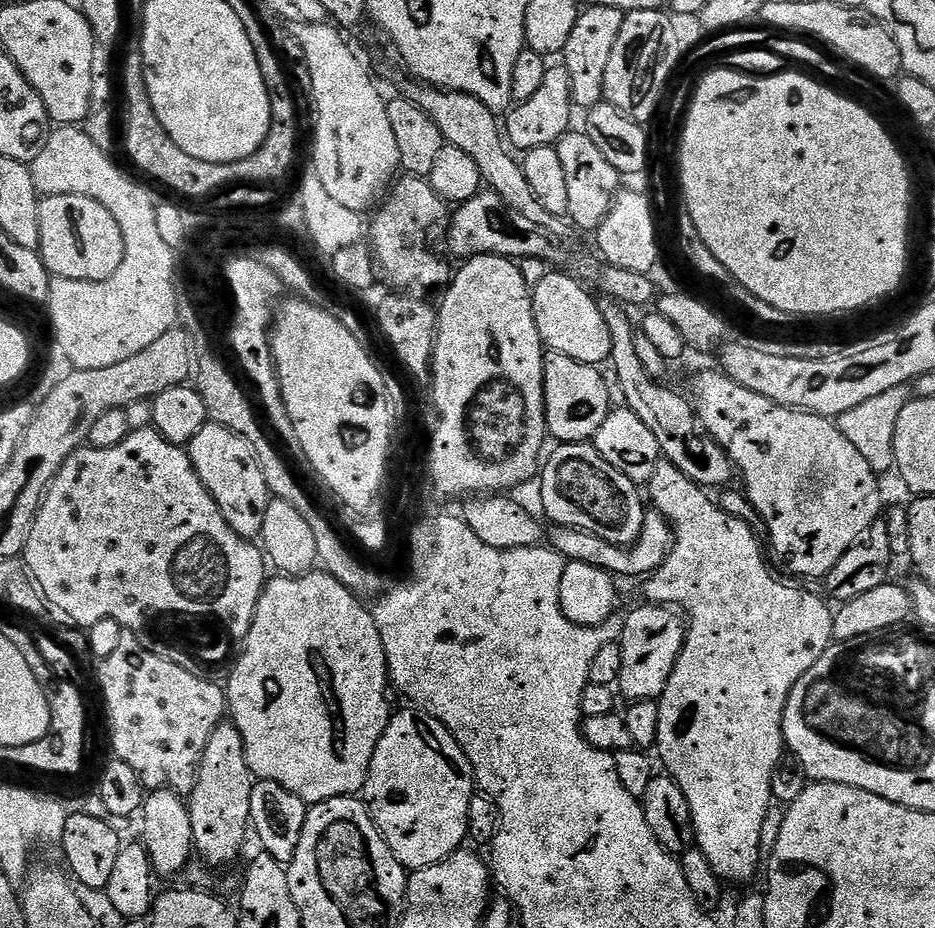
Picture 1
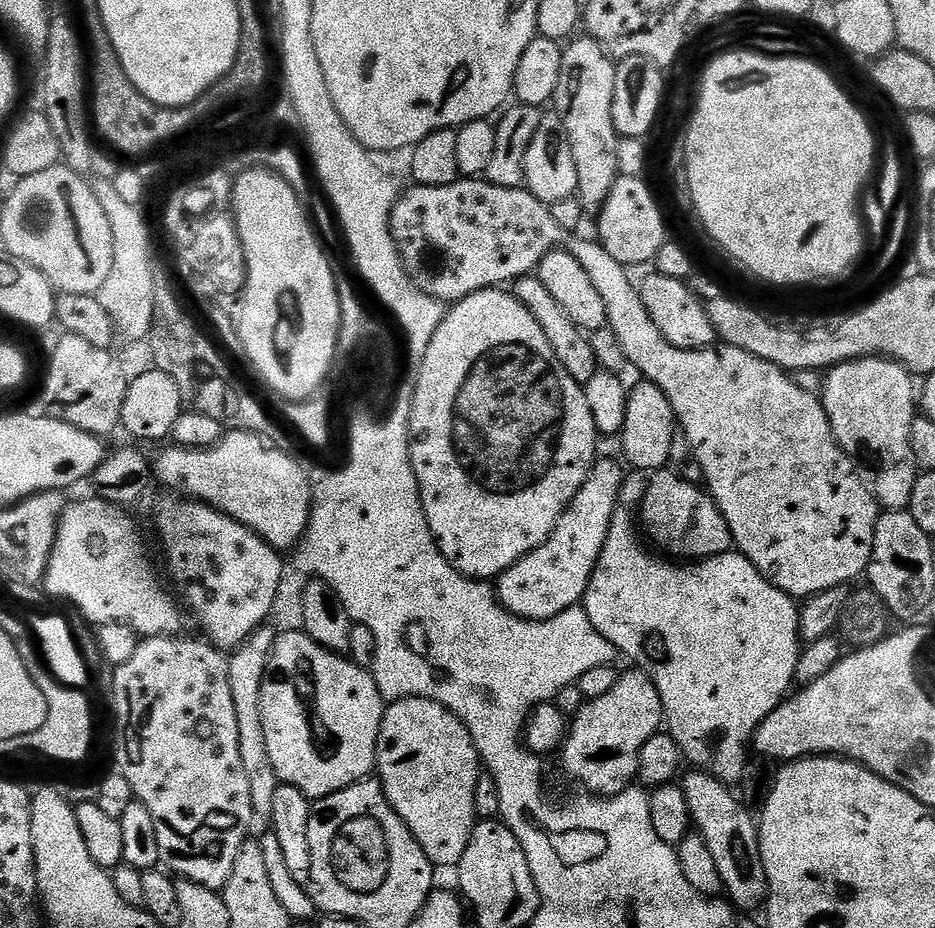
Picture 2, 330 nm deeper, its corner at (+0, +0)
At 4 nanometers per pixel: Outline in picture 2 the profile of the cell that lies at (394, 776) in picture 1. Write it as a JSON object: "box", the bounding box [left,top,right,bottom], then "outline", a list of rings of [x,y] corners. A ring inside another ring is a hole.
{"box":[375,696,482,865],"outline":[[[407,696],[404,700],[389,703],[385,707],[384,721],[378,734],[375,771],[390,806],[403,818],[433,865],[459,865],[462,854],[466,854],[470,834],[478,823],[474,790],[482,775],[480,755],[463,722],[438,702],[426,698]]]}

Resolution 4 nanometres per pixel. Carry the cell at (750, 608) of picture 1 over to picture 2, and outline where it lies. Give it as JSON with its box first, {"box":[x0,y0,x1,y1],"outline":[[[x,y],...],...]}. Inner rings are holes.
{"box":[582,470,802,782],"outline":[[[632,470],[625,475],[624,485],[620,491],[620,504],[624,506],[617,506],[614,510],[610,530],[606,534],[606,546],[598,558],[588,588],[584,591],[582,607],[584,613],[590,618],[594,630],[598,630],[598,634],[602,634],[602,638],[606,638],[606,642],[615,646],[621,657],[625,656],[626,659],[633,660],[636,663],[633,665],[639,671],[645,672],[654,682],[654,686],[662,698],[667,735],[674,738],[674,742],[680,748],[681,757],[687,763],[689,760],[693,769],[707,772],[714,779],[723,782],[731,782],[730,780],[739,782],[744,779],[744,769],[749,767],[748,748],[750,752],[750,741],[755,737],[758,726],[793,691],[798,658],[802,651],[800,609],[793,597],[787,596],[781,588],[774,587],[746,557],[741,556],[736,550],[723,552],[720,556],[712,556],[709,560],[684,562],[679,565],[681,568],[675,568],[672,564],[663,564],[660,560],[651,560],[640,549],[640,540],[636,537],[637,525],[634,523],[633,509],[631,512],[630,509],[624,508],[626,504],[639,505],[645,484],[645,473]]]}

